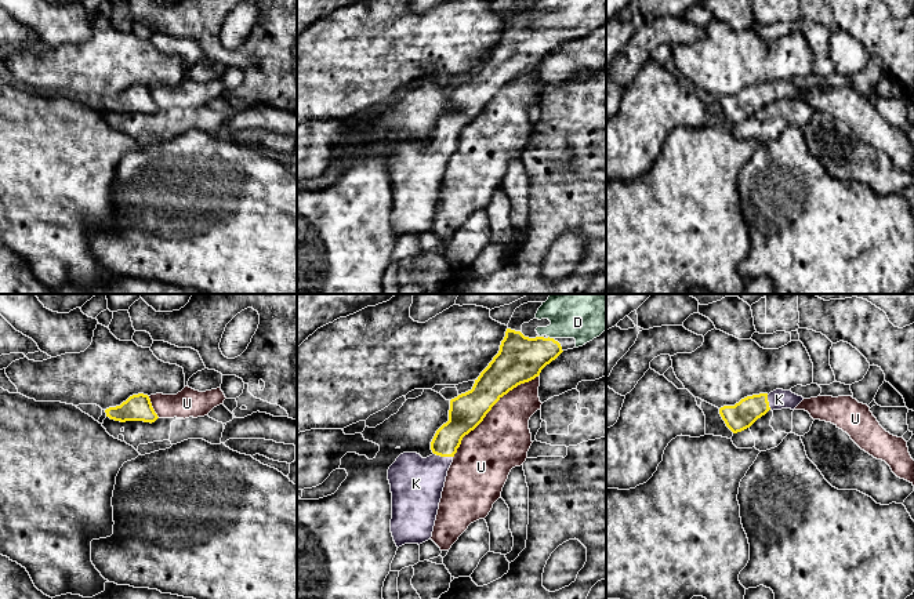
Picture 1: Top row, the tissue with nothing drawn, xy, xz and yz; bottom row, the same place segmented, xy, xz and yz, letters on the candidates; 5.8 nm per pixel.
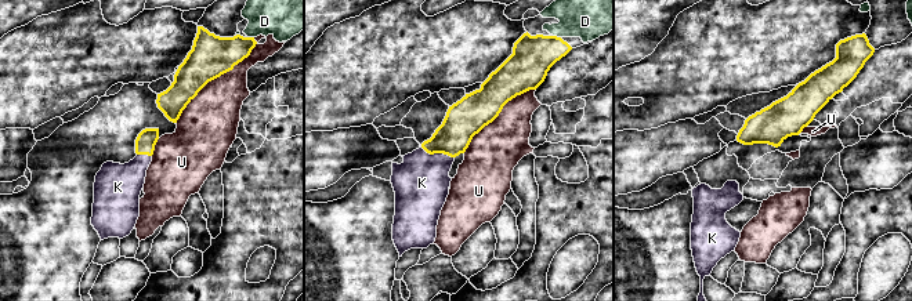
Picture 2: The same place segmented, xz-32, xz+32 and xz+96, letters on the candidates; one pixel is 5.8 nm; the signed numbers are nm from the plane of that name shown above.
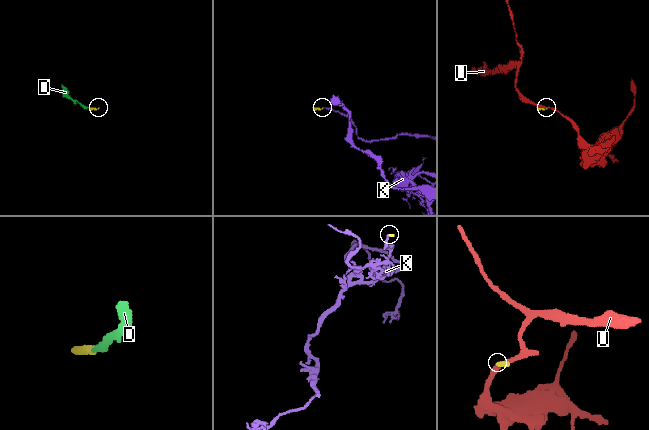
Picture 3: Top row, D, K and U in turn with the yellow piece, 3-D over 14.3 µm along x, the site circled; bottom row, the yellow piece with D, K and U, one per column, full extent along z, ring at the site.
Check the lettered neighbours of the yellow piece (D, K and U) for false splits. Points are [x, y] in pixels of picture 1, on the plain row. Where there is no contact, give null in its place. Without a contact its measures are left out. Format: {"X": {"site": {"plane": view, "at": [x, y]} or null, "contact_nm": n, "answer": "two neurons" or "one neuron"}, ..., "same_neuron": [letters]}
{"D": {"site": {"plane": "xz", "at": [551, 29]}, "contact_nm": 40, "answer": "one neuron"}, "K": {"site": {"plane": "xz", "at": [443, 146]}, "contact_nm": 110, "answer": "one neuron"}, "U": {"site": {"plane": "xz", "at": [490, 100]}, "contact_nm": 700, "answer": "two neurons"}, "same_neuron": ["D", "K"]}

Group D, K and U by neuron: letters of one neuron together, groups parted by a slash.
D K / U

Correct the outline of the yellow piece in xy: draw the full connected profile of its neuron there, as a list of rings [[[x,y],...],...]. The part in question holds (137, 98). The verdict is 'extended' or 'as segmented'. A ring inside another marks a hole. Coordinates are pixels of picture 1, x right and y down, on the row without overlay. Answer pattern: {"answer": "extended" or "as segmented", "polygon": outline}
{"answer": "as segmented", "polygon": [[[144,84],[133,86],[120,97],[106,99],[105,104],[110,110],[120,113],[144,112],[152,115],[159,109],[149,87]]]}

